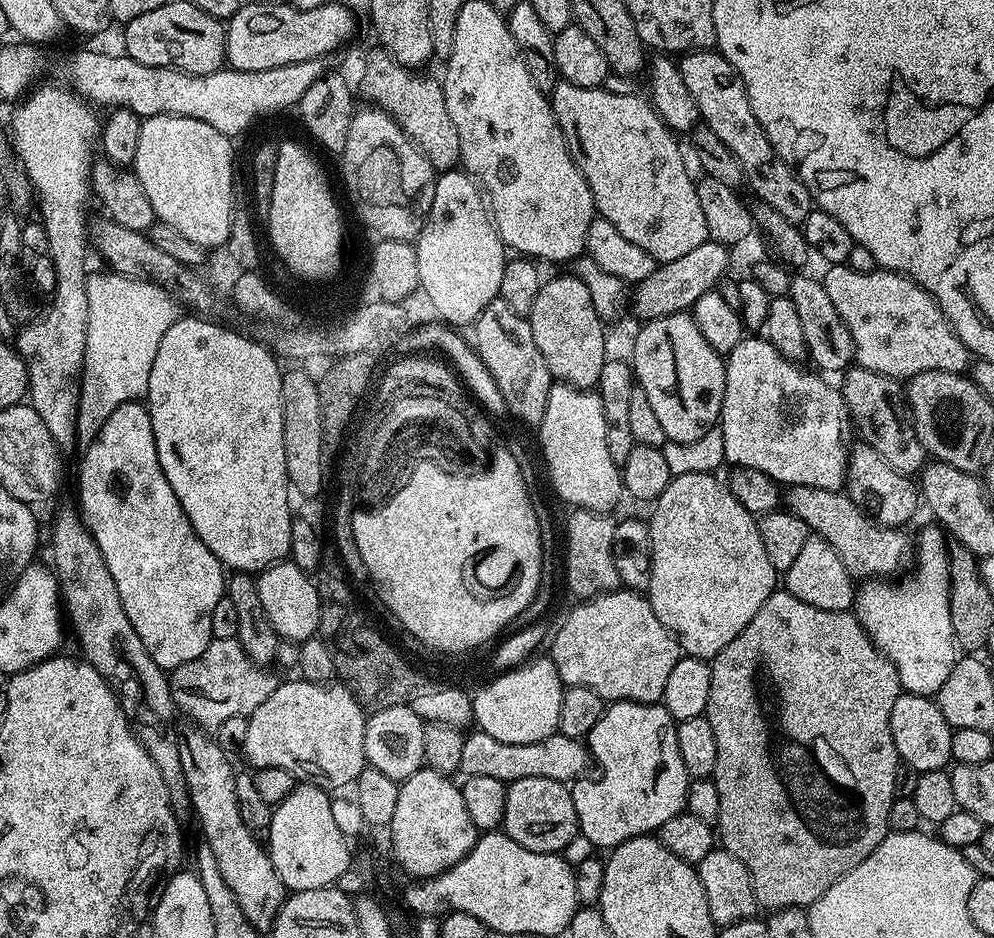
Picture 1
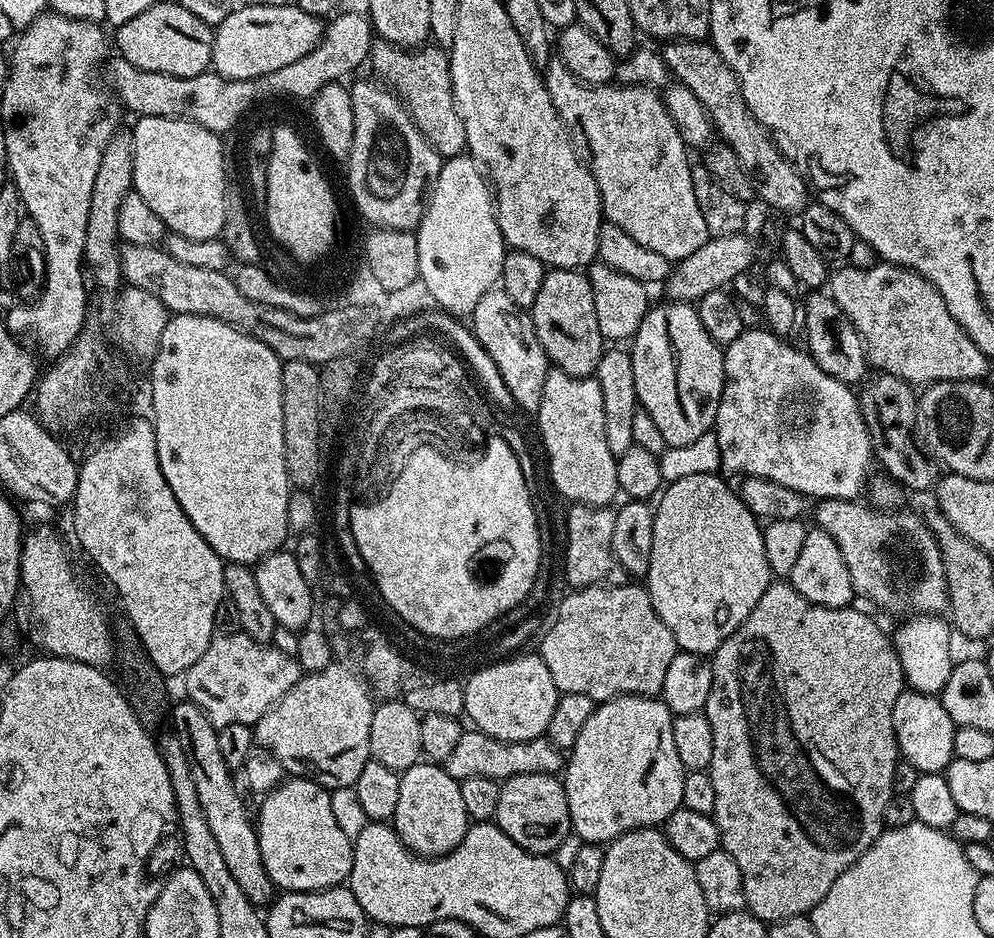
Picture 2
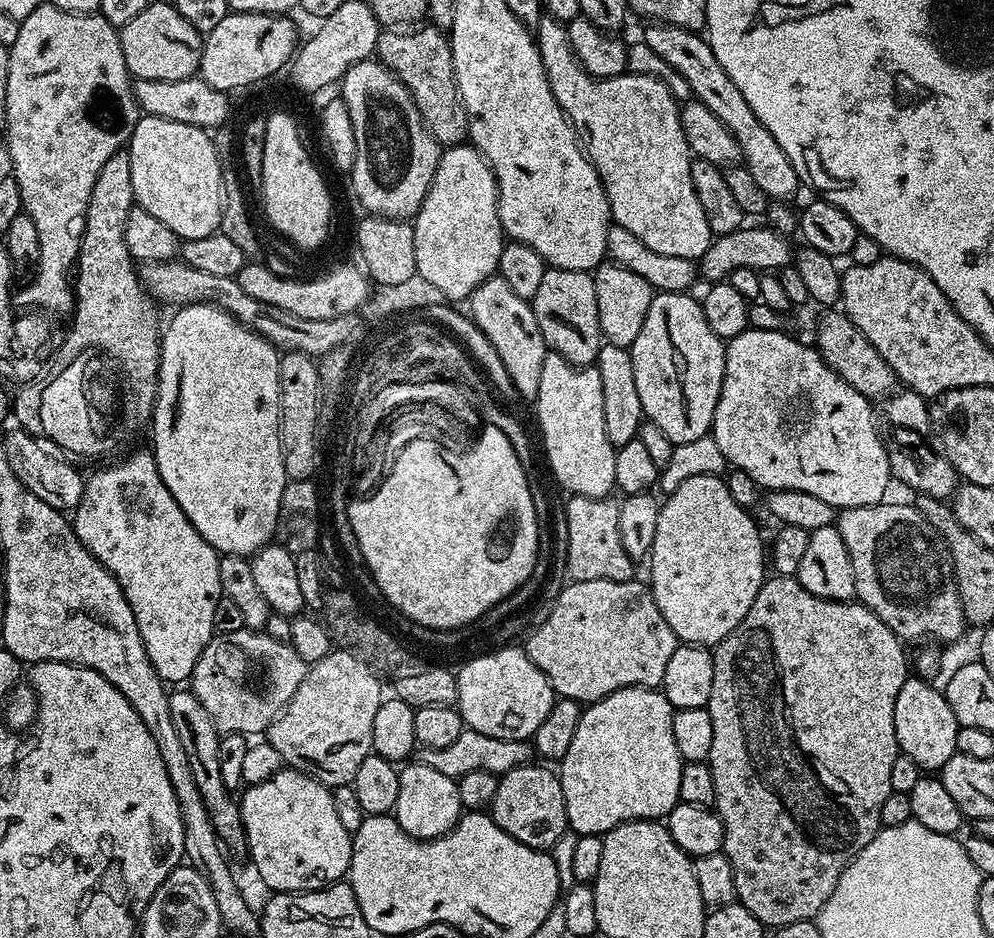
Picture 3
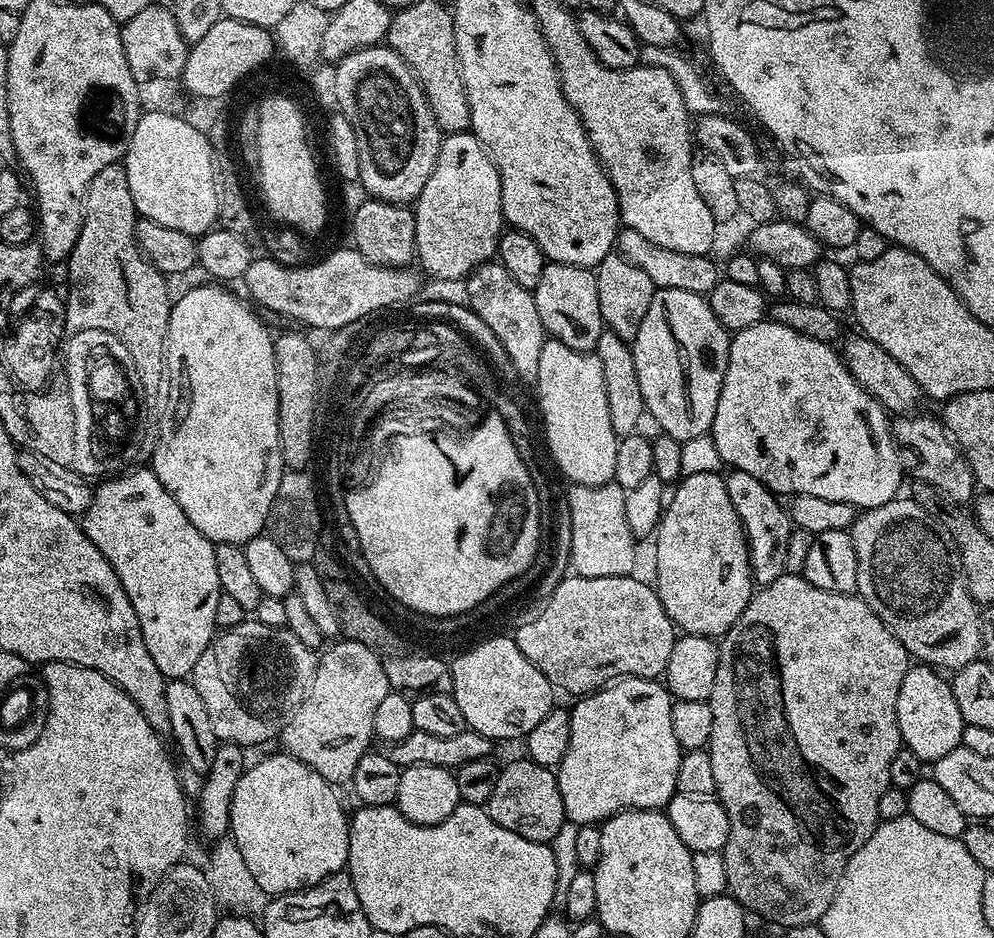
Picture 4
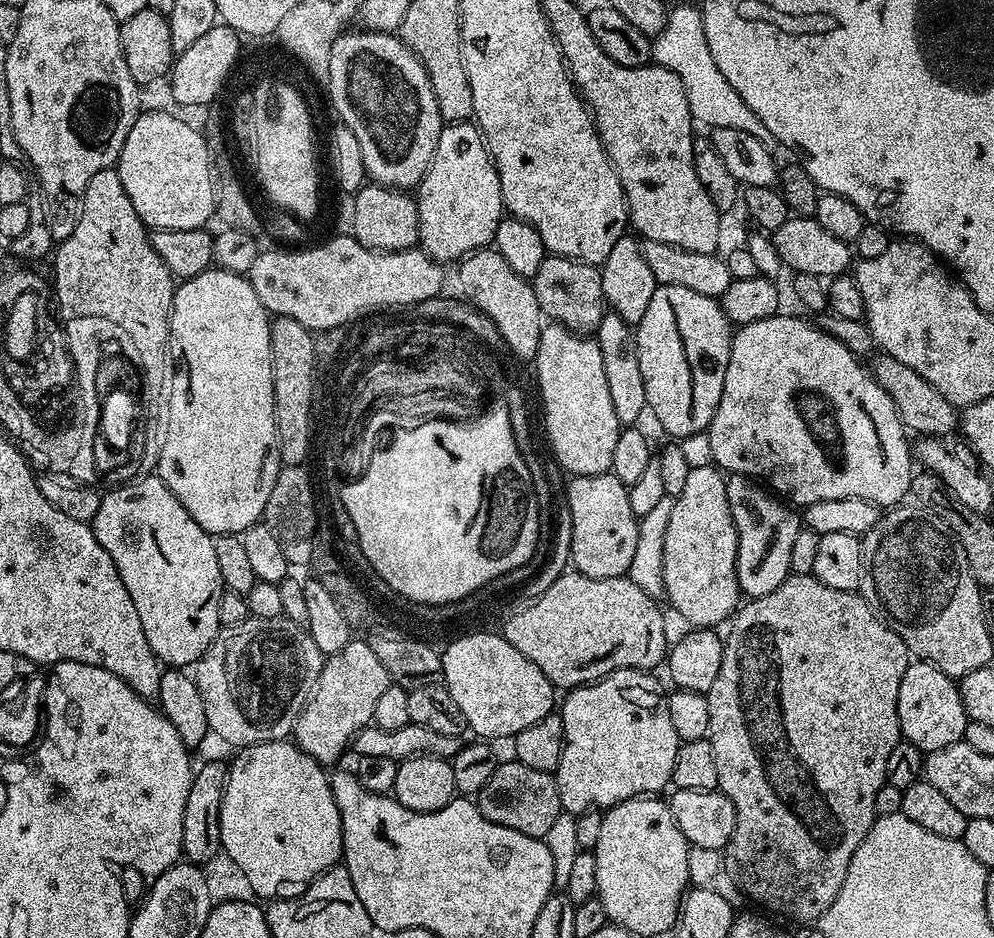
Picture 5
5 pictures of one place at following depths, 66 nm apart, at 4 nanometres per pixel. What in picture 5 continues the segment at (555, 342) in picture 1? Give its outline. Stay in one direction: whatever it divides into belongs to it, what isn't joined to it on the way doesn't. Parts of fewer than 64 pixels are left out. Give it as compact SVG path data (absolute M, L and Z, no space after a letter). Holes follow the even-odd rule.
M548 254L545 255L542 266L538 266L538 274L531 277L530 283L538 298L540 311L549 321L561 324L579 336L595 333L606 311L602 278L597 265Z

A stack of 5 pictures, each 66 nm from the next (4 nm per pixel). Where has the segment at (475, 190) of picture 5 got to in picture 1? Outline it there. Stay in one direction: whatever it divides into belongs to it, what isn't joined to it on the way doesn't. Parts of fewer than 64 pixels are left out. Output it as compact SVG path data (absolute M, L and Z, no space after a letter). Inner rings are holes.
M456 175L439 177L424 231L414 243L420 288L434 302L439 319L452 326L468 326L480 317L480 312L486 310L491 300L497 299L506 249L496 235L496 225L490 222L489 209L482 206L481 193L472 192L473 177Z

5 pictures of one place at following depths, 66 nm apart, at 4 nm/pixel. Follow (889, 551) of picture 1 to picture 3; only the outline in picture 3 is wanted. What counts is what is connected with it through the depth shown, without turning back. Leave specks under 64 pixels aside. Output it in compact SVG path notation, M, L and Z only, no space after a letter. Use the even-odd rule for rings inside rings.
M888 503L842 508L834 521L838 534L842 534L842 542L846 542L846 550L850 550L856 583L855 599L878 614L878 618L882 618L882 622L886 622L888 629L901 641L920 640L923 636L933 636L936 640L958 639L966 629L966 621L958 598L948 544L911 503Z

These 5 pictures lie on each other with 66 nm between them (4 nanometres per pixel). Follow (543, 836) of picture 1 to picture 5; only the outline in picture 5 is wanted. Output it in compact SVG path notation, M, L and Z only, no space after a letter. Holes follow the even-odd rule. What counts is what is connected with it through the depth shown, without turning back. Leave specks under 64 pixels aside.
M509 758L505 764L504 761L497 763L494 774L490 774L490 782L482 786L474 803L482 815L490 818L490 822L498 822L498 826L510 826L510 830L518 830L518 834L541 838L547 834L550 826L554 826L562 811L555 775L522 766L522 762L515 758Z

